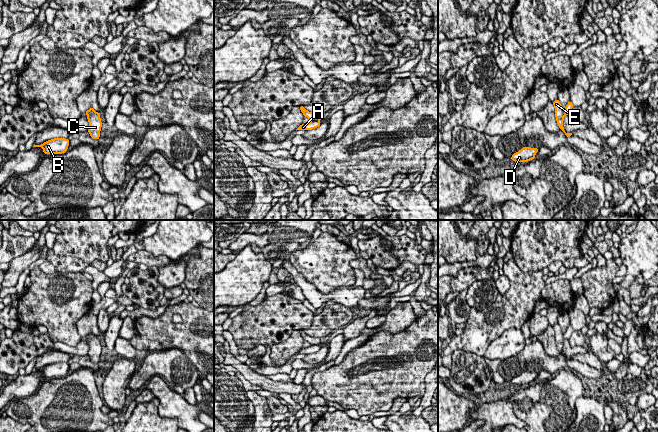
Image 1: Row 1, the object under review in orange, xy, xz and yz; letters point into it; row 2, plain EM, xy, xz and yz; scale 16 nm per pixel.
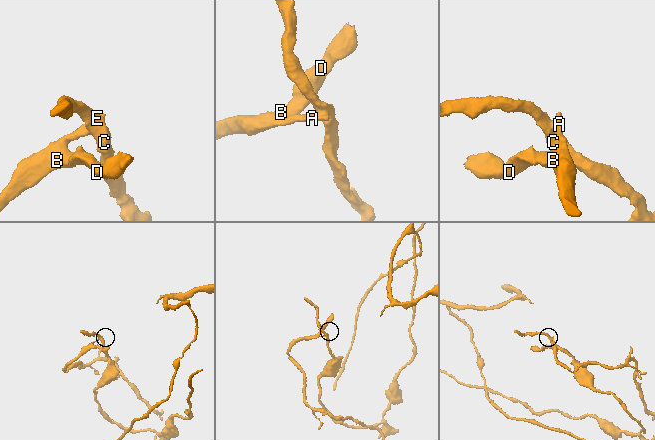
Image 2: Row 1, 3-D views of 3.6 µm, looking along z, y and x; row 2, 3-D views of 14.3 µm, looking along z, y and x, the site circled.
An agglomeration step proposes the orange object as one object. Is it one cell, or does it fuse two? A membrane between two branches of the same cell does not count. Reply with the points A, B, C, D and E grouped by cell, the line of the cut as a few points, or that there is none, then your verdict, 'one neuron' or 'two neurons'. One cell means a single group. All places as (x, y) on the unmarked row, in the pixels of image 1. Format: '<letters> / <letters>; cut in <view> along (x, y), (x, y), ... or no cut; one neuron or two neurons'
A B D / C E; cut in xz along (311, 344), (318, 345); two neurons

